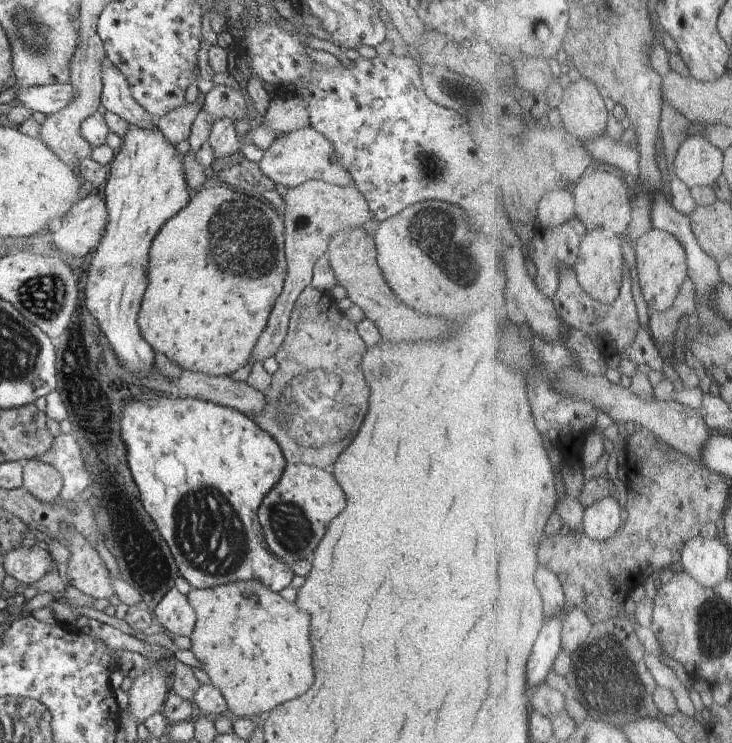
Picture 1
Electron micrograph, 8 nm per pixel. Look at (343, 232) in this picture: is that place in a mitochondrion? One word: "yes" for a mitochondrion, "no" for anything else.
no

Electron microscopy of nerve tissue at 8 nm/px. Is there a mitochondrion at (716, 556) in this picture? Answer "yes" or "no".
no

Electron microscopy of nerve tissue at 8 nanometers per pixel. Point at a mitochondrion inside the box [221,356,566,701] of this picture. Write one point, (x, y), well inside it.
(300, 415)

